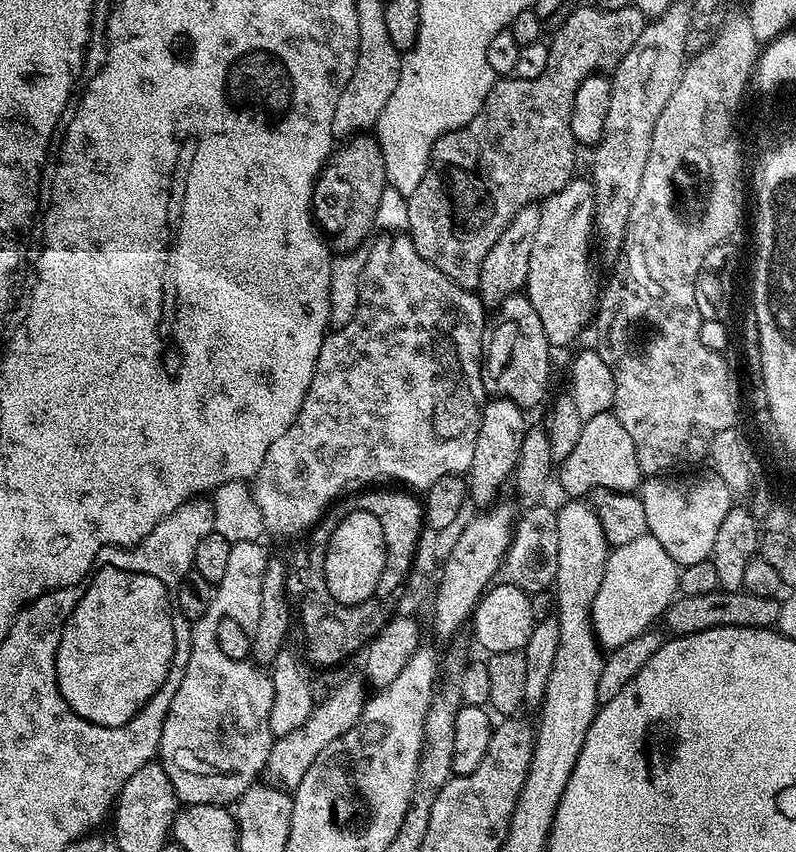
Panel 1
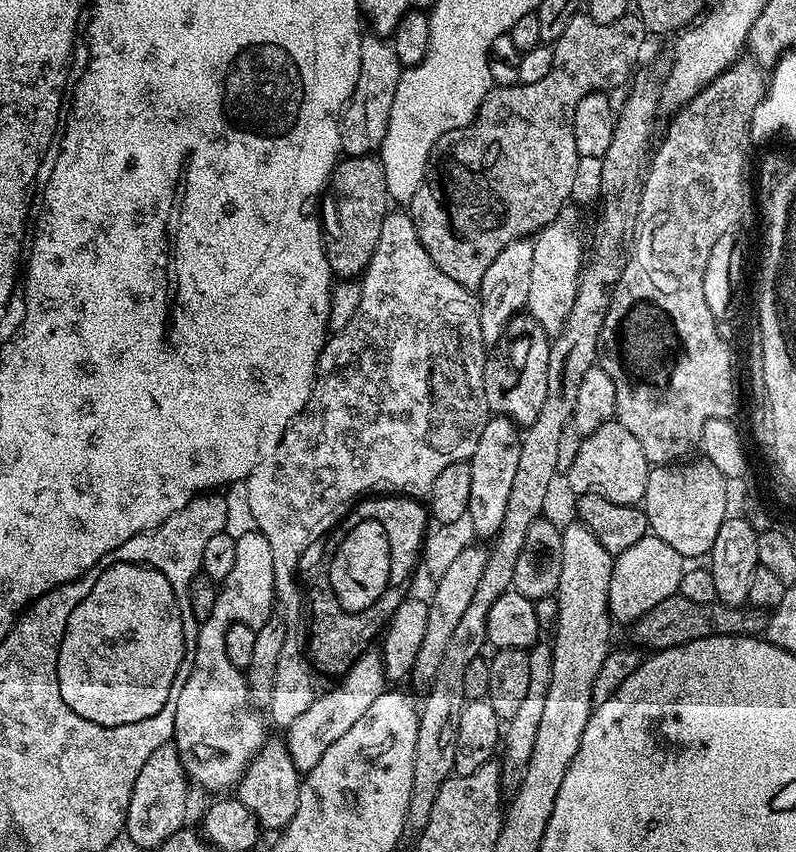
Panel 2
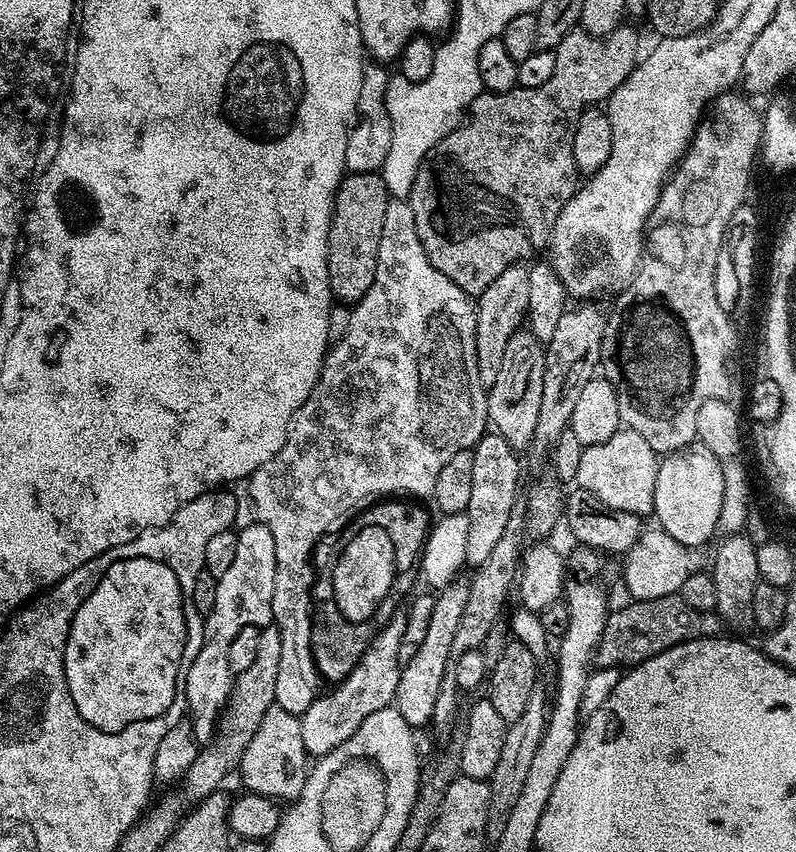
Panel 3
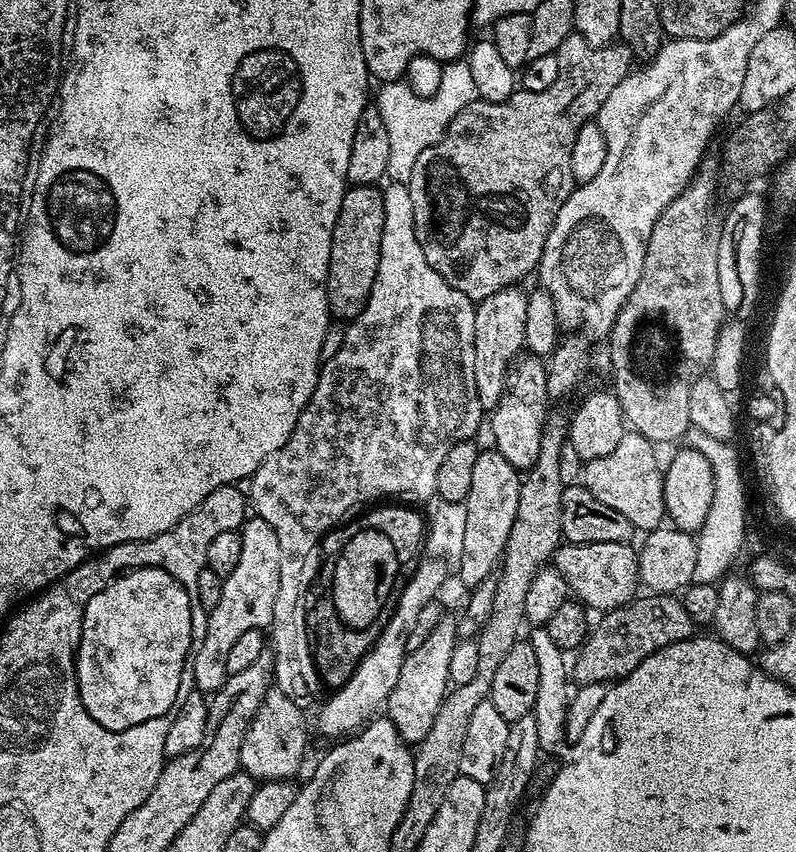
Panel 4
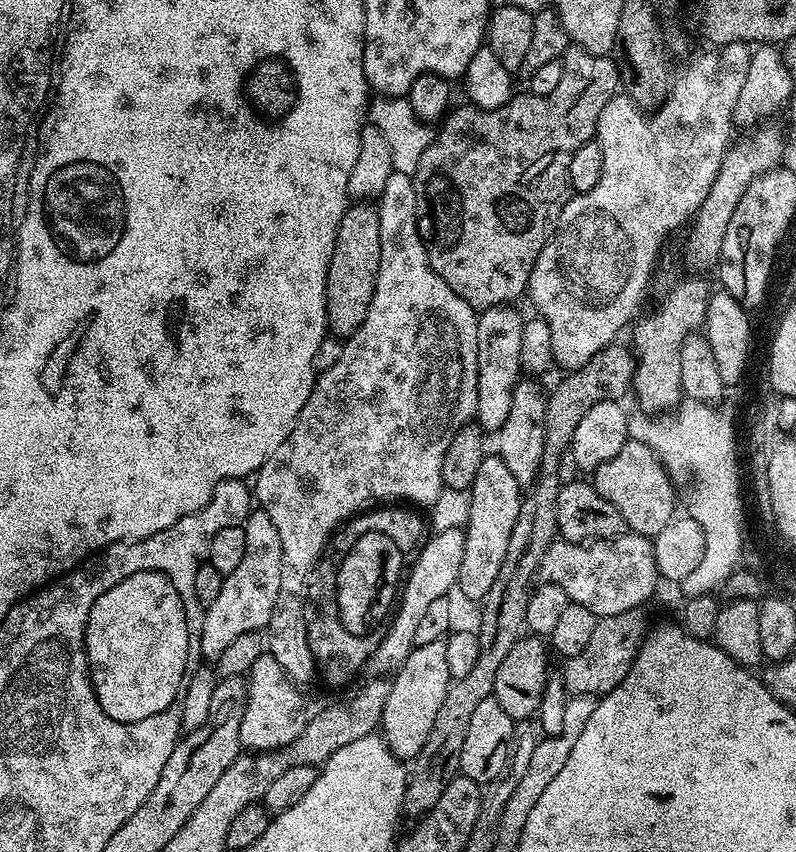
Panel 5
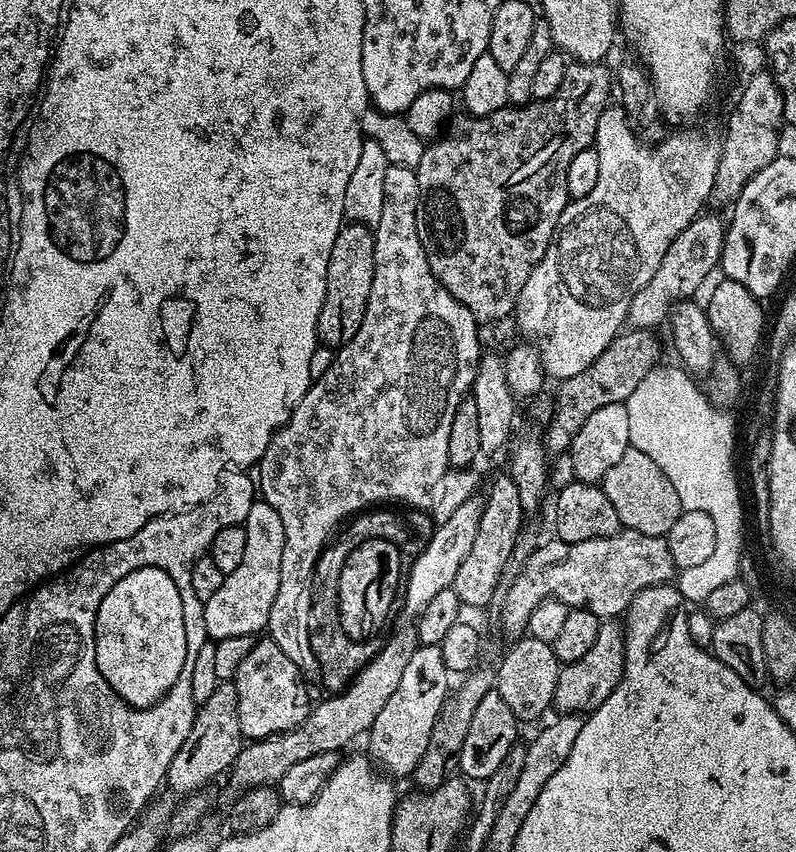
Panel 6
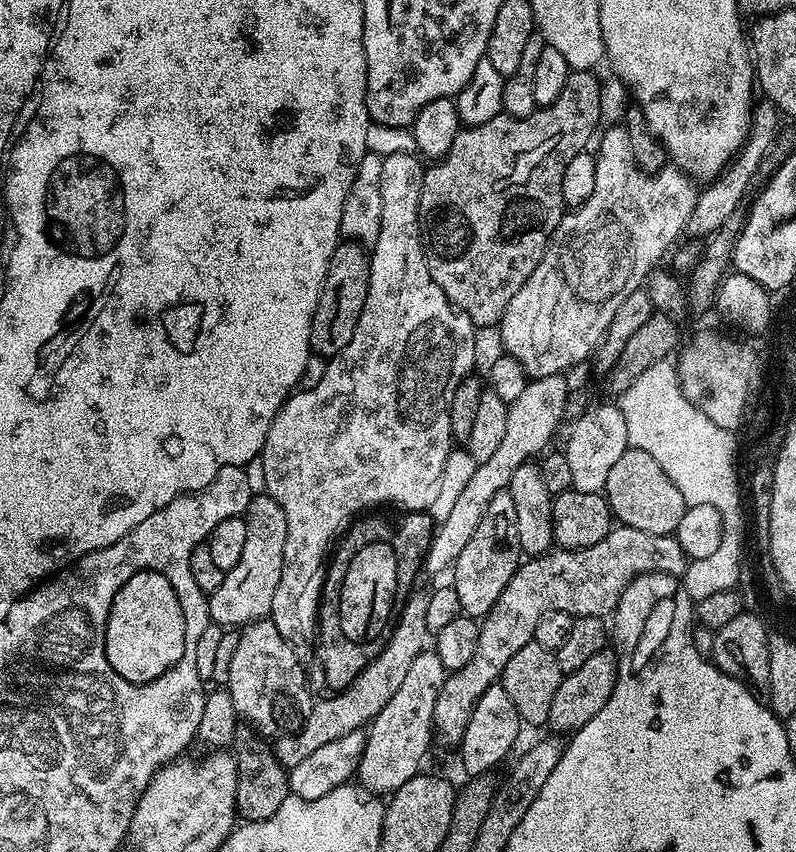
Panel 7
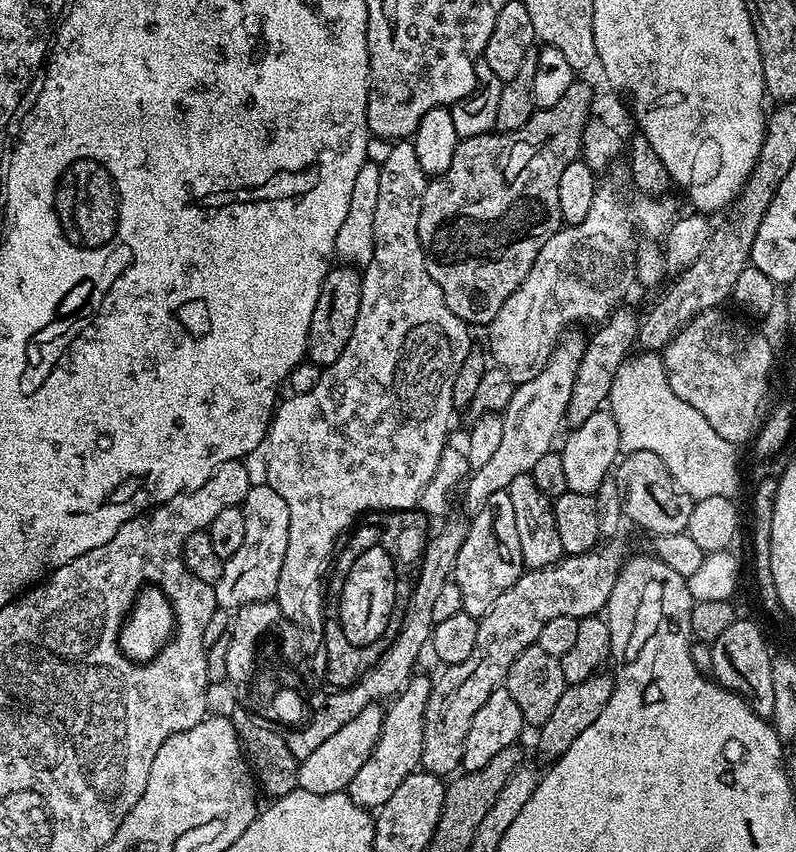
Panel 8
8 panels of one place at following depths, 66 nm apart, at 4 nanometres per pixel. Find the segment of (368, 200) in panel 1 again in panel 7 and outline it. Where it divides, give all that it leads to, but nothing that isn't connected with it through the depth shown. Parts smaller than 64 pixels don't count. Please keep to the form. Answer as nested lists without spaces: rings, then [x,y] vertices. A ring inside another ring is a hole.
[[[341,242],[336,245],[318,306],[312,315],[310,346],[313,353],[331,358],[348,345],[350,338],[354,338],[354,330],[358,330],[358,318],[362,318],[362,306],[366,306],[366,290],[370,282],[369,259],[369,253],[362,244]]]

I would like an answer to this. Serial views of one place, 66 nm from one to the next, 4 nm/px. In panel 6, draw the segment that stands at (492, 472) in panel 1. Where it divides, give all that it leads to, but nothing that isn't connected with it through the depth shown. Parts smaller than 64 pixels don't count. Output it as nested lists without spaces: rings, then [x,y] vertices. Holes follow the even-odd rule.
[[[506,474],[488,488],[488,496],[483,497],[484,509],[478,522],[478,535],[474,537],[474,546],[470,546],[470,554],[462,558],[462,566],[458,566],[458,574],[454,578],[452,588],[458,594],[461,605],[468,608],[484,608],[496,596],[496,587],[505,579],[506,562],[514,550],[514,542],[520,536],[526,514],[522,510],[522,502],[518,502],[518,486]]]

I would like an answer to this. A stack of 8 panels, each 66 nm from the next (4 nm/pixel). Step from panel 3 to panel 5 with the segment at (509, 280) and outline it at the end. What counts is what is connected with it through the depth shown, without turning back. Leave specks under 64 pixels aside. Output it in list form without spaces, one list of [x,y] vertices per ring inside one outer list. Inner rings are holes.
[[[499,304],[483,309],[479,313],[476,329],[478,330],[478,406],[474,417],[475,423],[485,433],[499,432],[502,422],[510,414],[510,398],[514,386],[521,379],[520,351],[522,350],[522,330],[525,317],[515,312],[515,307]]]

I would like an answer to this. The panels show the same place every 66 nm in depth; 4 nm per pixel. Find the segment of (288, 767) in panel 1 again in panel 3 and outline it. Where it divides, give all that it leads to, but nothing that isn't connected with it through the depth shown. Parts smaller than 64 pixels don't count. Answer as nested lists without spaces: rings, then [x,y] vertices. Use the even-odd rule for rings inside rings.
[[[396,611],[393,617],[383,629],[373,638],[372,643],[362,654],[361,660],[354,666],[349,676],[337,683],[331,690],[317,695],[316,701],[300,717],[302,726],[302,742],[304,751],[309,757],[319,758],[346,742],[374,710],[382,710],[389,707],[395,701],[398,690],[398,678],[402,661],[398,658],[398,646],[402,642],[402,630],[405,629],[405,613]],[[325,695],[325,696],[324,696]]]

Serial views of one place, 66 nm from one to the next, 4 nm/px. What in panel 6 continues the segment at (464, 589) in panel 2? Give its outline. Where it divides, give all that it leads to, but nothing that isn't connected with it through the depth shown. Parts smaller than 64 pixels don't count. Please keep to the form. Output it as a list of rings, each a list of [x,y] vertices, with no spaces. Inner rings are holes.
[[[420,644],[414,654],[410,654],[410,662],[406,665],[406,671],[398,681],[390,702],[382,706],[382,711],[378,713],[378,718],[374,718],[366,736],[371,759],[389,777],[411,777],[418,762],[422,762],[422,754],[430,742],[430,730],[434,730],[440,707],[450,691],[448,679],[450,673],[446,662],[442,662],[442,650],[438,644]]]

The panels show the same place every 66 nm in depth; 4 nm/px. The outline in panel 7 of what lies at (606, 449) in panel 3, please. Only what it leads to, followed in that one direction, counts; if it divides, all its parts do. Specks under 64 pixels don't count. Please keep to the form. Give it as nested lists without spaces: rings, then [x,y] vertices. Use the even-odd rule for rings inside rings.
[[[631,446],[624,451],[622,458],[618,458],[618,462],[614,462],[606,478],[603,495],[608,497],[612,515],[621,525],[654,535],[673,535],[678,522],[682,522],[686,507],[682,494],[678,494],[678,486],[670,482],[666,470],[658,466],[657,460],[650,458],[646,450]]]

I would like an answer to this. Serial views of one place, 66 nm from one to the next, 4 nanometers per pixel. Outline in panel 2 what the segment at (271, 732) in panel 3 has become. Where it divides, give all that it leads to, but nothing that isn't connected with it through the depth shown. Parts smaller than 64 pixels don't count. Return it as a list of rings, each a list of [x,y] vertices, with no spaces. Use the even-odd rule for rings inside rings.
[[[268,738],[258,750],[256,757],[249,762],[244,777],[235,785],[234,796],[244,803],[246,810],[256,815],[261,829],[283,830],[298,810],[301,783],[302,773],[296,769],[290,758],[287,743],[283,739]]]

